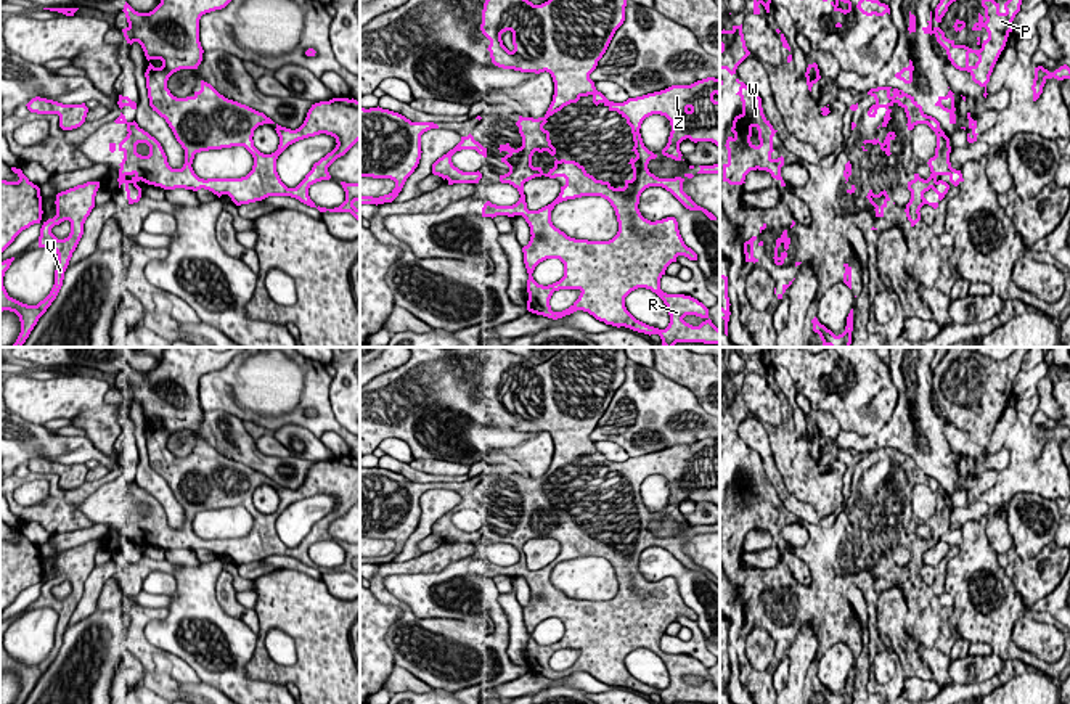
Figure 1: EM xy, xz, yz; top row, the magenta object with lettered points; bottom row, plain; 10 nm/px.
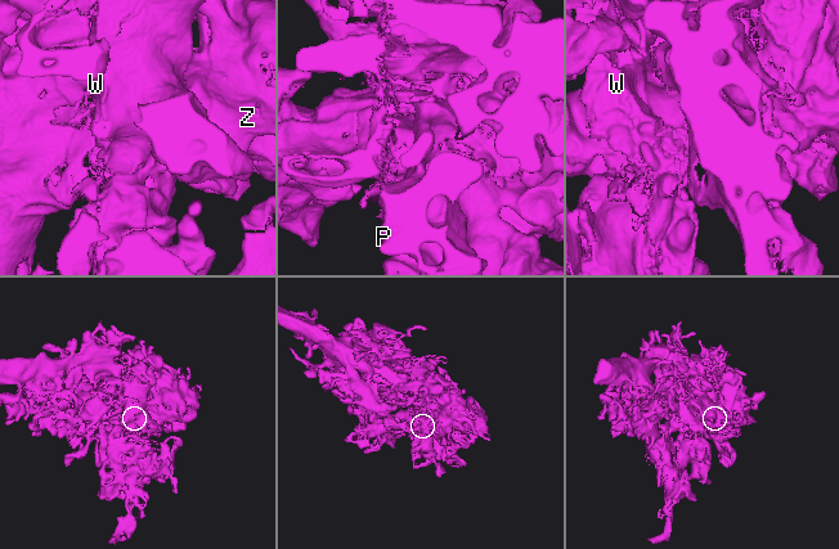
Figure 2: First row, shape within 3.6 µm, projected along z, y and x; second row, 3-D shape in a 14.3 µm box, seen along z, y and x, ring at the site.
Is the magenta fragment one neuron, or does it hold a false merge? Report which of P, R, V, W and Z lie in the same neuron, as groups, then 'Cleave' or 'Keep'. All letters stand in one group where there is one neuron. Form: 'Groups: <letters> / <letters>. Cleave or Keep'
Groups: P R V W Z. Keep

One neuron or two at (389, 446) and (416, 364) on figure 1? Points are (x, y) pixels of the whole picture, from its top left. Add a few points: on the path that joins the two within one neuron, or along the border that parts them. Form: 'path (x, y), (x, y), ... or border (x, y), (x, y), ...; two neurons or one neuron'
path (402, 425), (404, 384); one neuron

